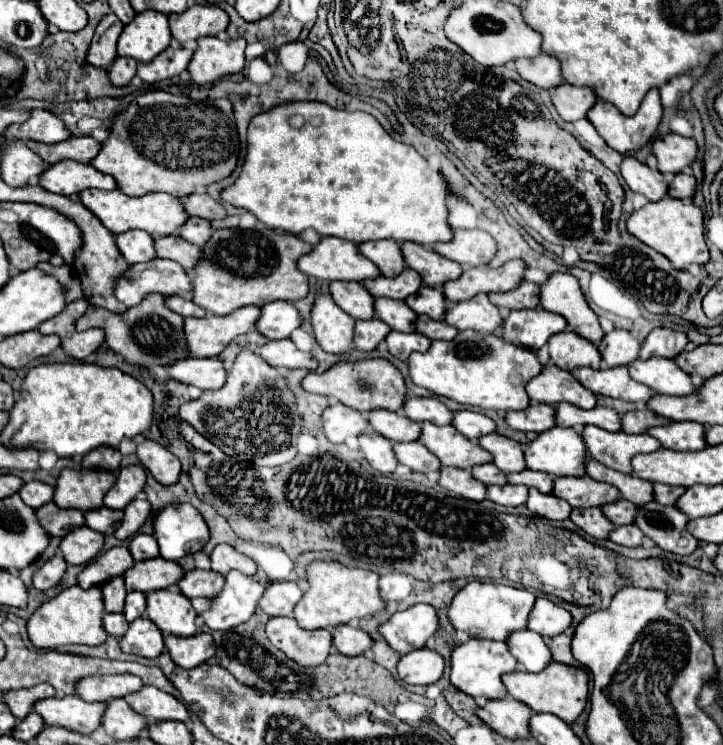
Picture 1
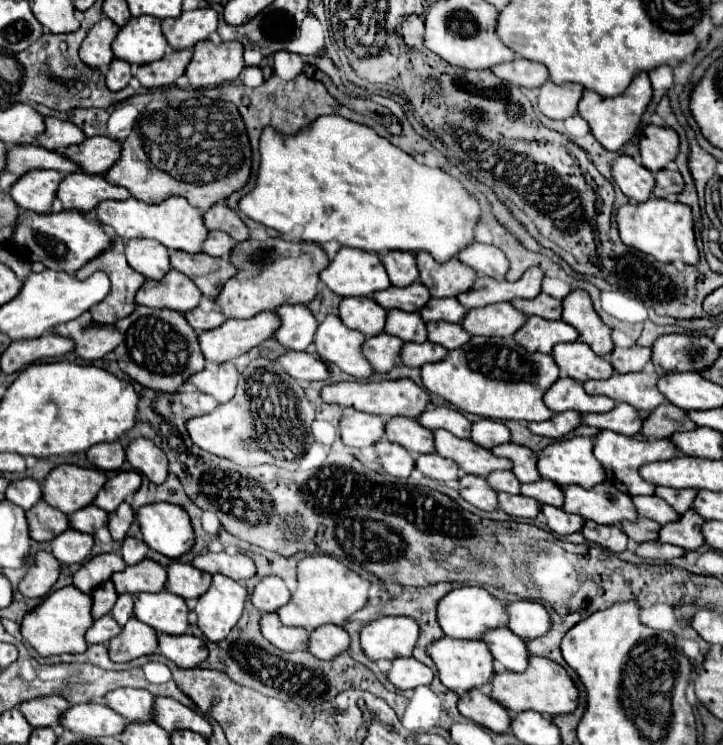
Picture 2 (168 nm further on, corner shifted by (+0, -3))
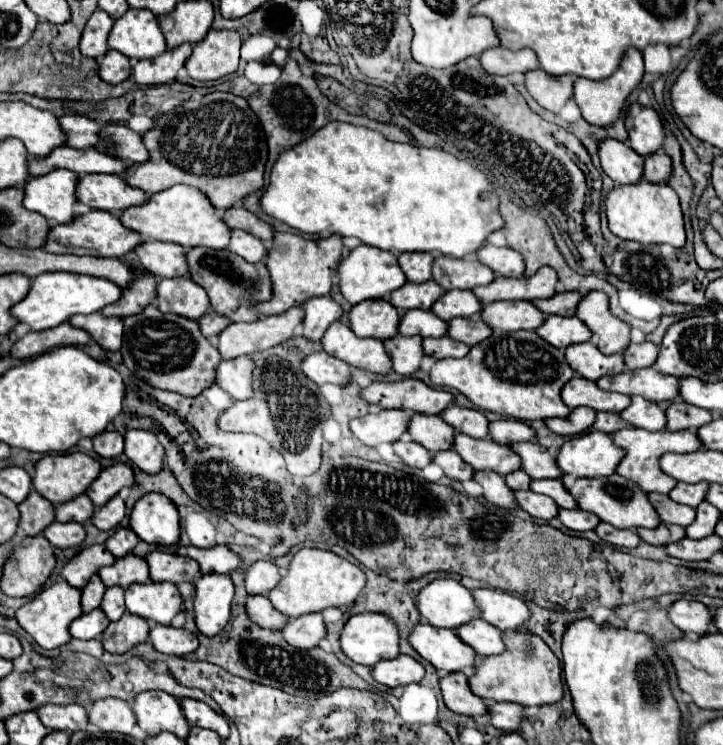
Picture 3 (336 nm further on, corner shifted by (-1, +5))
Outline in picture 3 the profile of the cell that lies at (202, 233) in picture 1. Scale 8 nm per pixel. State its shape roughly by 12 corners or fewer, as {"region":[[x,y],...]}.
{"region":[[232,230],[228,250],[248,262],[268,254],[260,238]]}

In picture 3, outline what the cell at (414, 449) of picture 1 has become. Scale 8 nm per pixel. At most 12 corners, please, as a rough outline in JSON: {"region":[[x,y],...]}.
{"region":[[454,450],[438,452],[434,462],[452,480],[464,482],[474,476]]}

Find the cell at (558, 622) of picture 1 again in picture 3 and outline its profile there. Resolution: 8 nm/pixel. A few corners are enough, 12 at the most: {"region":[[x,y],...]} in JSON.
{"region":[[494,588],[472,590],[480,618],[502,632],[530,616],[526,602]]}

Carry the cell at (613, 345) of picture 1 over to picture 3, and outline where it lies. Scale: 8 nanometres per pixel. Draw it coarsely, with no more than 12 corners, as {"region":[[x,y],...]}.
{"region":[[652,342],[630,344],[624,352],[628,370],[648,368],[658,358]]}

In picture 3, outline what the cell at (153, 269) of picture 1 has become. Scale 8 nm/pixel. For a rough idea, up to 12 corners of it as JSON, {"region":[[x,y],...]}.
{"region":[[188,276],[164,278],[156,306],[188,320],[210,310],[204,288]]}

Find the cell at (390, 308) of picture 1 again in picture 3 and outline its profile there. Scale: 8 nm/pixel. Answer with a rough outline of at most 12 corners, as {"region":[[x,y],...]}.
{"region":[[408,310],[402,336],[440,338],[448,324],[430,310]]}

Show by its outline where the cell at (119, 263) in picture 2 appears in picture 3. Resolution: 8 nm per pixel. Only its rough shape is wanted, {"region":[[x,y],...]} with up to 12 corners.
{"region":[[152,274],[134,280],[104,316],[126,318],[156,300]]}

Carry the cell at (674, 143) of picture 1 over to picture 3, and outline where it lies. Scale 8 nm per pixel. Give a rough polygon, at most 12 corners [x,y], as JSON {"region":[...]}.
{"region":[[630,104],[630,146],[640,156],[662,148],[664,128],[652,108]]}

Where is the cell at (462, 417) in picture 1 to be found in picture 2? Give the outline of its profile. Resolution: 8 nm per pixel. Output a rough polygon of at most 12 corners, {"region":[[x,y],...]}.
{"region":[[481,418],[471,426],[471,440],[487,450],[509,442],[499,420]]}

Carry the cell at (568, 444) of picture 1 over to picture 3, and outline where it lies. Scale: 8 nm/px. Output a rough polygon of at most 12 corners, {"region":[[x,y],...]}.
{"region":[[604,432],[570,438],[558,452],[564,474],[612,476],[624,458]]}

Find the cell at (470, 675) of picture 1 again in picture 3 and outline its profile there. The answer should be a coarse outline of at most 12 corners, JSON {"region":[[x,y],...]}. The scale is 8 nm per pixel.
{"region":[[418,624],[410,646],[438,670],[474,666],[452,630]]}

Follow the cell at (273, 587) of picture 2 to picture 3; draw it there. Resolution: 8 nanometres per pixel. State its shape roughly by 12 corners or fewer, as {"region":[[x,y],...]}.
{"region":[[260,560],[246,570],[248,594],[268,594],[280,582],[276,564]]}

